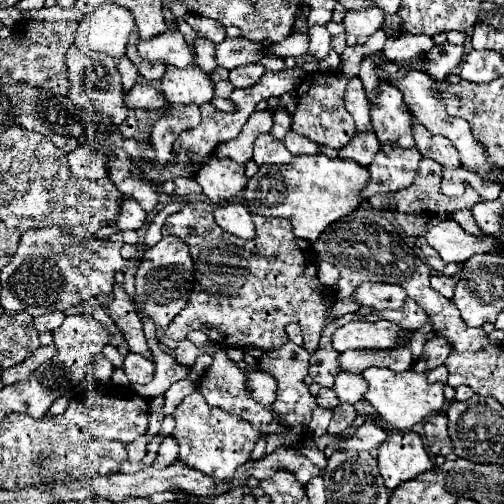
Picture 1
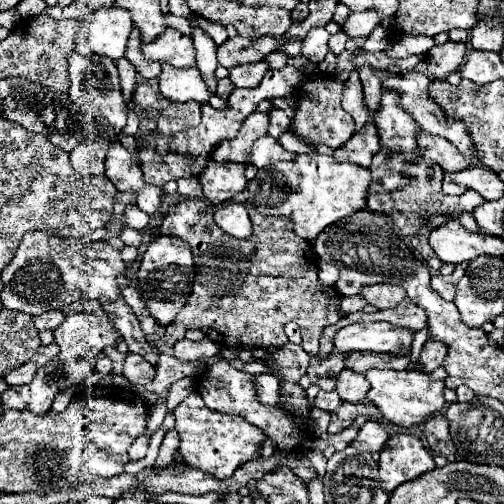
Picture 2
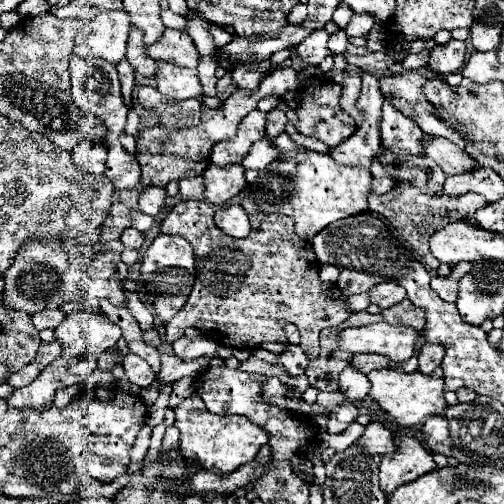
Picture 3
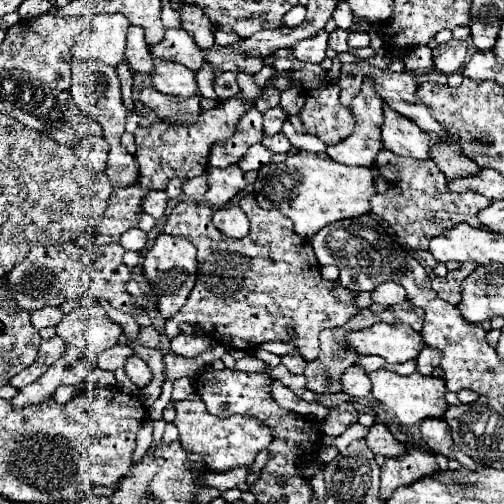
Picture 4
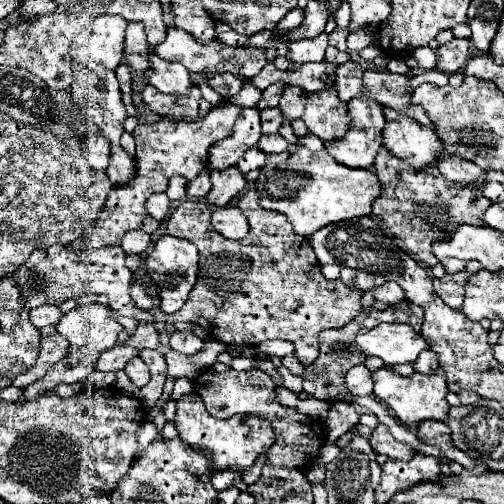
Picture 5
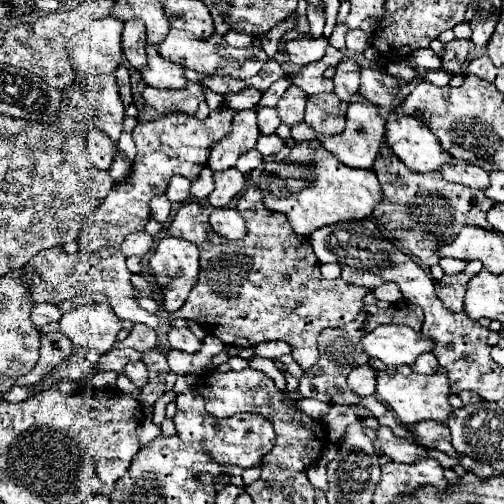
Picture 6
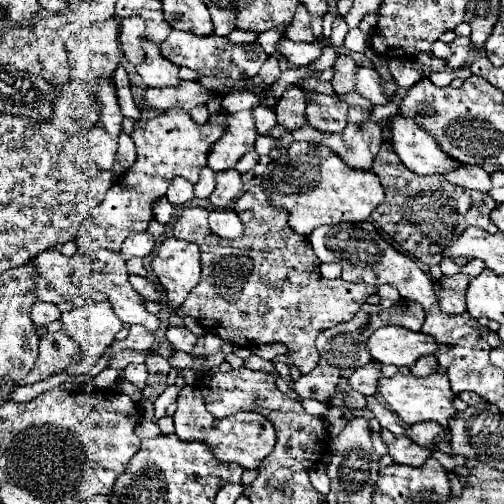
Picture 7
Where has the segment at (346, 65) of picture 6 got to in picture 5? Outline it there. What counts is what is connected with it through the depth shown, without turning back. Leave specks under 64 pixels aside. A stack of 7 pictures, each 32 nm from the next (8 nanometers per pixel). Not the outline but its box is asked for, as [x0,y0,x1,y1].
[334,60,362,104]

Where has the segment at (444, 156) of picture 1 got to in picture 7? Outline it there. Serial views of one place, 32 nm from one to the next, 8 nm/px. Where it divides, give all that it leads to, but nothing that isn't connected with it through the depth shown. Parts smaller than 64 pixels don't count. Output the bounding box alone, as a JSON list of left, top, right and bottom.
[446,166,492,192]

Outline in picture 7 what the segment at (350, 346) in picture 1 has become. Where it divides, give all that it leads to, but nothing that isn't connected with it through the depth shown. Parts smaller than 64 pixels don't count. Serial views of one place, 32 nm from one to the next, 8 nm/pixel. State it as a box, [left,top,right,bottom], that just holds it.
[366,326,436,366]

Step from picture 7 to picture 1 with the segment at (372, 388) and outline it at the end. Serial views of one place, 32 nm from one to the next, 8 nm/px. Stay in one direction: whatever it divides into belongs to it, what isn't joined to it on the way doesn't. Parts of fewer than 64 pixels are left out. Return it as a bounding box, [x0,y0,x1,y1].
[334,372,368,404]

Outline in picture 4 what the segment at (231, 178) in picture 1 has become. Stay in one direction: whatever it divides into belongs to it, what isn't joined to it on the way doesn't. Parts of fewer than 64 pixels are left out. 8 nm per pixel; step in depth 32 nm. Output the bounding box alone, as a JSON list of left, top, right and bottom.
[206,164,246,208]

